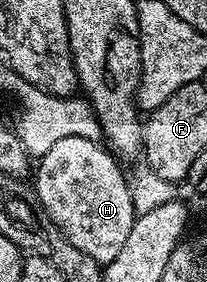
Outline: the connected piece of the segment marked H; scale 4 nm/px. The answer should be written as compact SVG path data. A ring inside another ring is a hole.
M62 137L62 141L54 141L54 145L50 145L50 150L35 164L34 175L36 171L36 183L34 182L34 190L36 192L36 203L48 214L48 220L56 226L56 230L63 235L66 241L70 241L70 245L74 245L74 249L86 253L86 257L94 257L94 261L101 265L107 265L110 261L114 261L114 257L118 257L118 253L122 249L122 245L126 245L126 236L130 234L130 229L134 229L134 221L137 214L134 209L134 201L132 194L128 188L129 180L124 179L124 173L120 169L117 156L113 154L107 146L101 145L94 139L86 137Z

